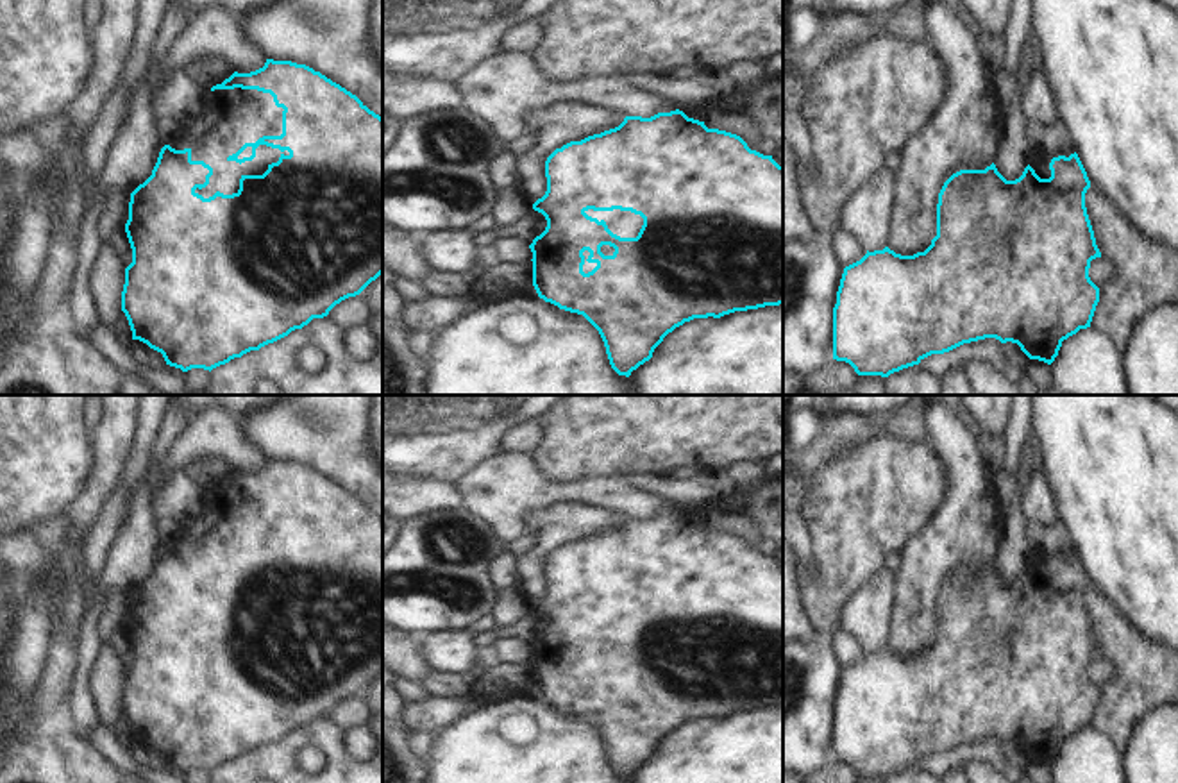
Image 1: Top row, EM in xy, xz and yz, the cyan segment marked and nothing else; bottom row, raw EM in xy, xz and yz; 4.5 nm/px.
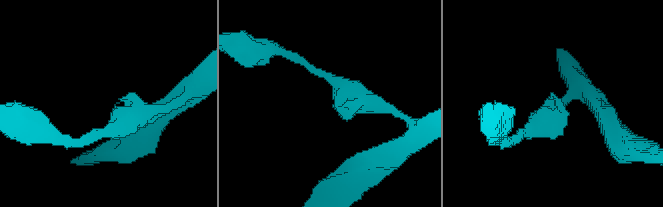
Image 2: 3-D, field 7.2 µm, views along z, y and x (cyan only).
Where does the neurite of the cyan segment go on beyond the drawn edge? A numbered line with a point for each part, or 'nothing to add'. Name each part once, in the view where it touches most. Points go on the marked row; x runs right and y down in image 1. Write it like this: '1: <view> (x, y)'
nothing to add

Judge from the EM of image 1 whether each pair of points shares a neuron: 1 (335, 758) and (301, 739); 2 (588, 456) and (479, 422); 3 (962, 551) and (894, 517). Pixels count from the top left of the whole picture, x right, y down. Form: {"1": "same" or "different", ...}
{"1": "same", "2": "different", "3": "different"}

